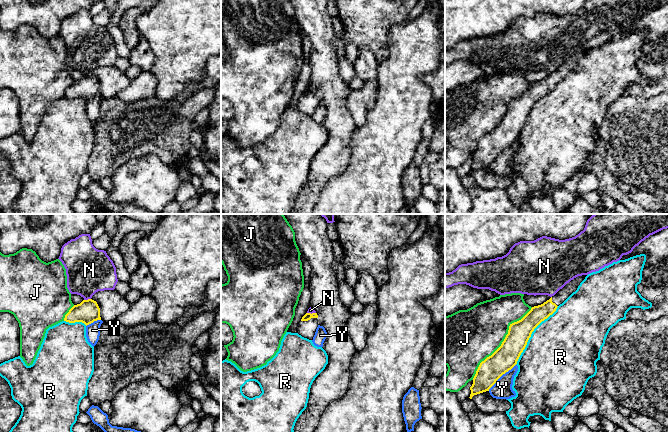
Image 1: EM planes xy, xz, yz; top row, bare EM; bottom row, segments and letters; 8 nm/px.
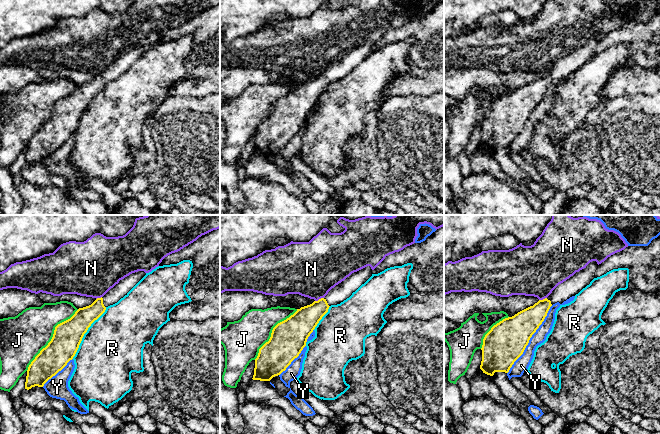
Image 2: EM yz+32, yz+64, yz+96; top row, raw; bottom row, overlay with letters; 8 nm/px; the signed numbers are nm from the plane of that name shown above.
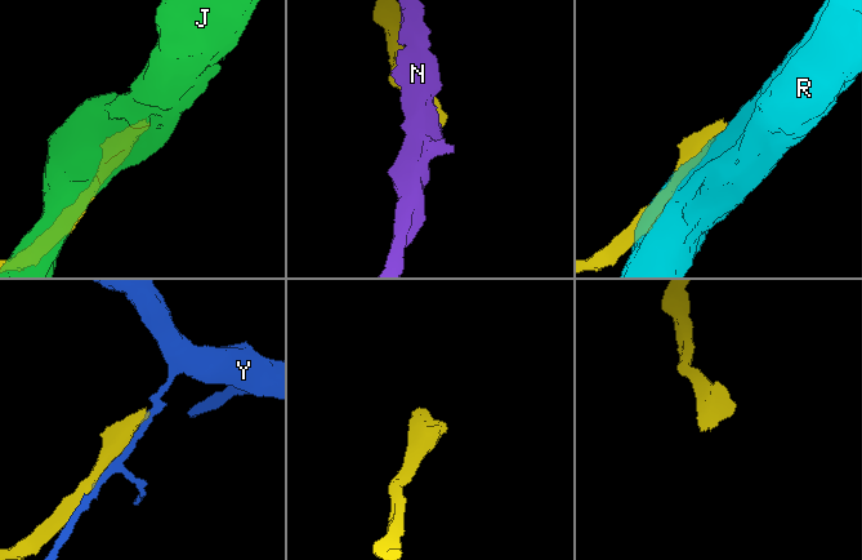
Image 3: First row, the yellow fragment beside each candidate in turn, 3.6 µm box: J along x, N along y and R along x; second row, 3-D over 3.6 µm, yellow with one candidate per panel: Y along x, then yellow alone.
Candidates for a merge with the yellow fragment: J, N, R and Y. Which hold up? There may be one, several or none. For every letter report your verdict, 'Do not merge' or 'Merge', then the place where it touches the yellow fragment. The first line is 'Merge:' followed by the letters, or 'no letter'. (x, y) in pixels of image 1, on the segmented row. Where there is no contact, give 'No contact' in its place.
Merge: no letter
J: Do not merge. Touches yellow at yz (502, 342)
N: Do not merge. Touches yellow at xy (88, 299)
R: Do not merge. Touches yellow at yz (531, 333)
Y: Do not merge. Touches yellow at yz (501, 375)

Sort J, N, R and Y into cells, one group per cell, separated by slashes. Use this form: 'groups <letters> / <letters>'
groups J / N / R / Y

